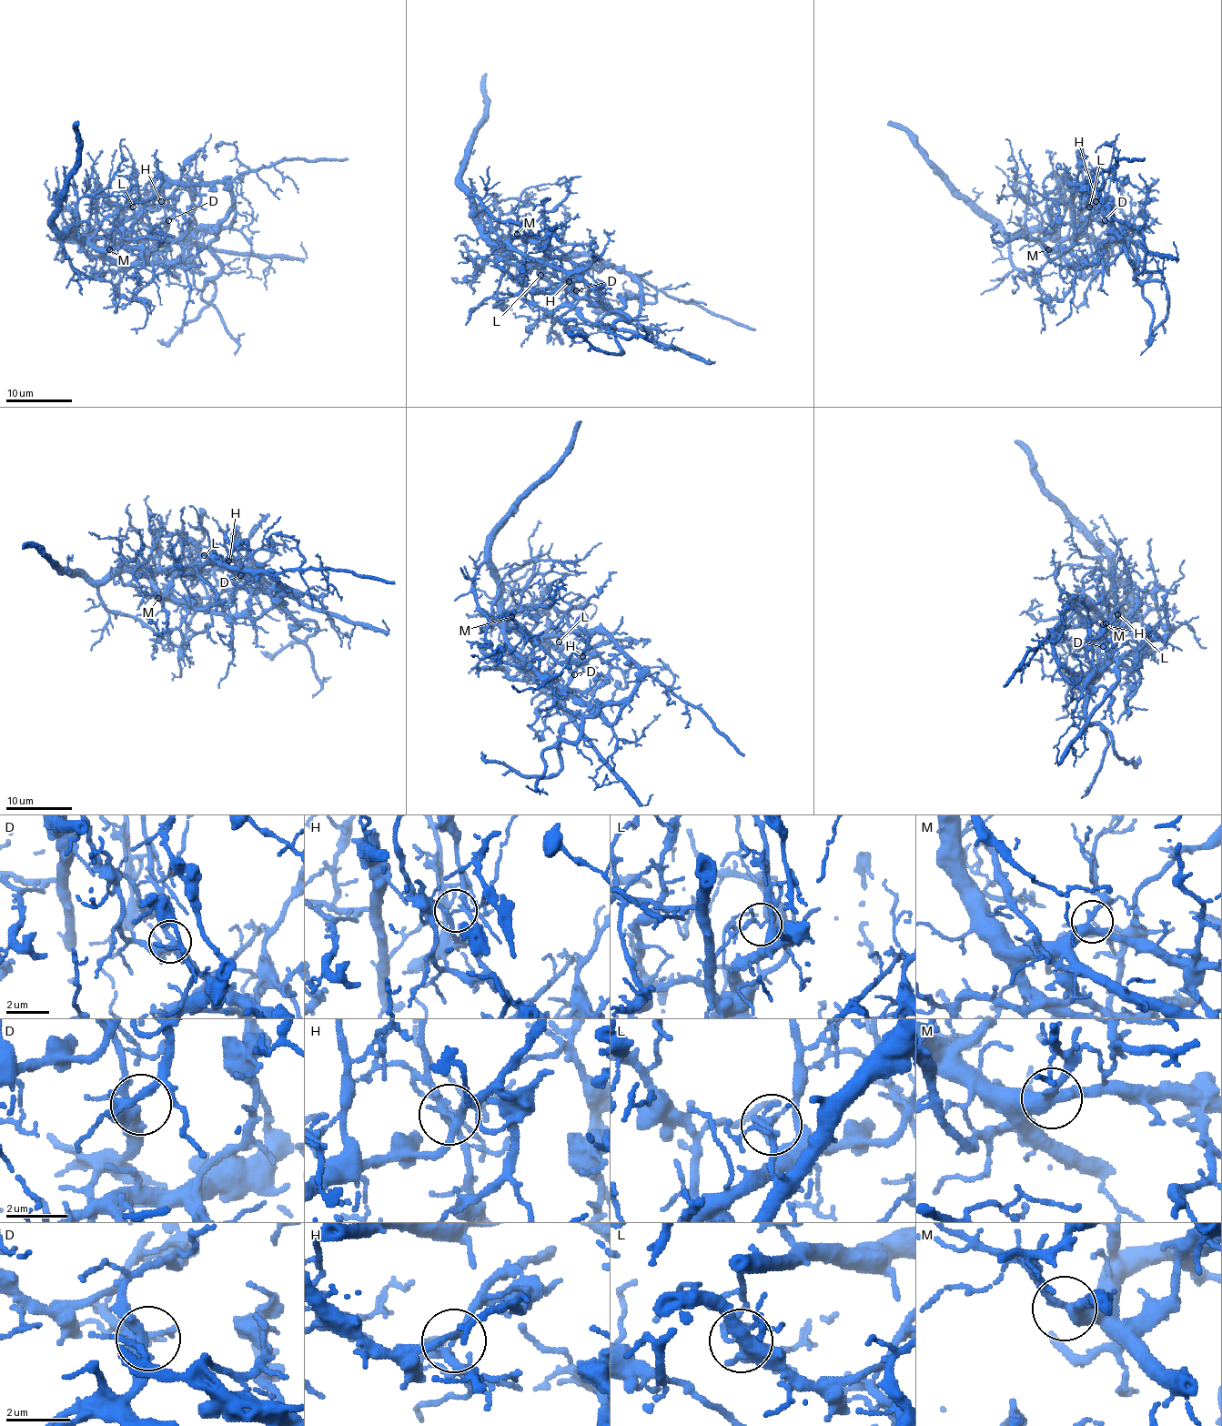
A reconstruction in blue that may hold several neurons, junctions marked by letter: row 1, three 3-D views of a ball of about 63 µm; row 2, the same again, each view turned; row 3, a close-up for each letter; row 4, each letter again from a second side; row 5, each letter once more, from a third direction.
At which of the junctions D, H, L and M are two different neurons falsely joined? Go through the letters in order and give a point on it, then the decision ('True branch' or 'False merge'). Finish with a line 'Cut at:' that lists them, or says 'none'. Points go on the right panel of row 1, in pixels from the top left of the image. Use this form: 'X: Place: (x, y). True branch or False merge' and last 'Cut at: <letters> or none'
D: Place: (1105, 220). True branch
H: Place: (1095, 201). False merge
L: Place: (1089, 207). False merge
M: Place: (1048, 249). True branch
Cut at: H, L

